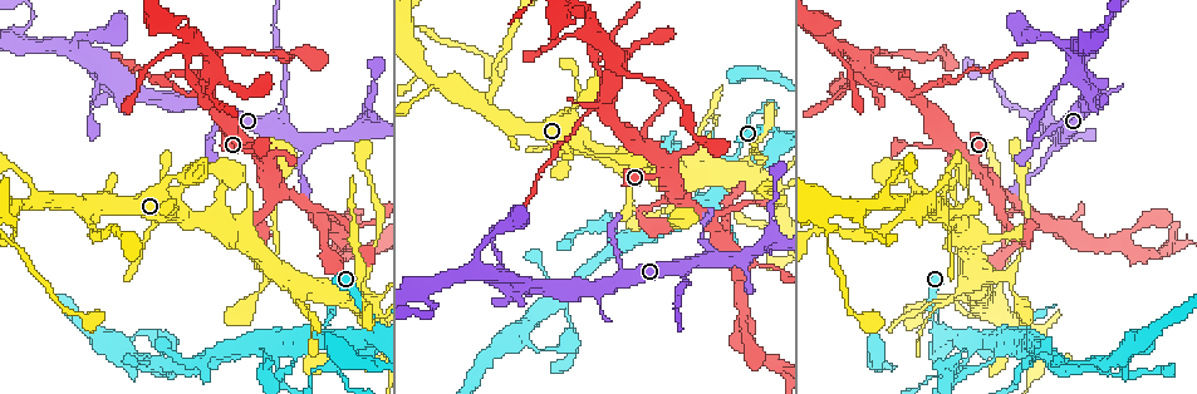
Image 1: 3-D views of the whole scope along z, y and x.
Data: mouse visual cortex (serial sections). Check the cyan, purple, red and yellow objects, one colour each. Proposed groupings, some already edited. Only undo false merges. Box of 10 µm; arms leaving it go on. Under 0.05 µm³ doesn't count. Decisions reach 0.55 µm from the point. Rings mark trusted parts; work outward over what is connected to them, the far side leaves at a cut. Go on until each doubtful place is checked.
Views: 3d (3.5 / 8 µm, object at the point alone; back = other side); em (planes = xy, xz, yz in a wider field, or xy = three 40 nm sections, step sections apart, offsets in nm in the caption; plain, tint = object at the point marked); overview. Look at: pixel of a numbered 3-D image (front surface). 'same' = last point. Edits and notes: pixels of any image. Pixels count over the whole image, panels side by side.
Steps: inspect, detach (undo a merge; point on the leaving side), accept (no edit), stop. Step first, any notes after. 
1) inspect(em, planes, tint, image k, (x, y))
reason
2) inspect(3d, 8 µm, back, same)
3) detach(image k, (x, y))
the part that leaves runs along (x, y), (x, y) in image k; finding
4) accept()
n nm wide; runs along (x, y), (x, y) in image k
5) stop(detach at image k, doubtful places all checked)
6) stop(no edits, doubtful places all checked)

inspect(3d, 3.5 µm, image 1, (606, 109))
small branch off a trunk

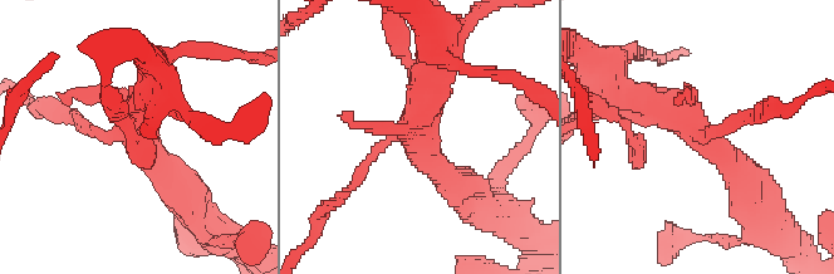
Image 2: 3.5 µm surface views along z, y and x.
inspect(em, xy, step 5, tint, image 2, (699, 135))
need the tissue

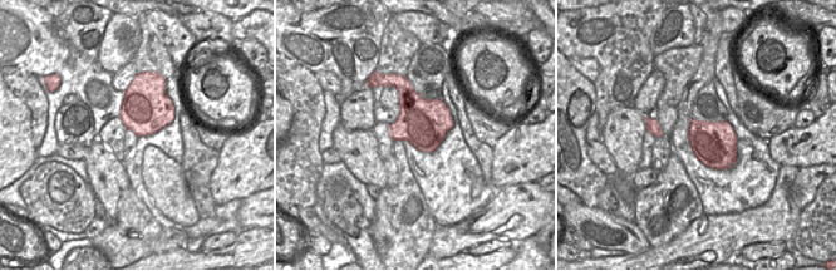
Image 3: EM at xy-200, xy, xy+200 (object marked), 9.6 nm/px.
accept()
all the same cell

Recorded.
inspect(3d, 3.5 µm, image 1, (225, 177))
calibre changes

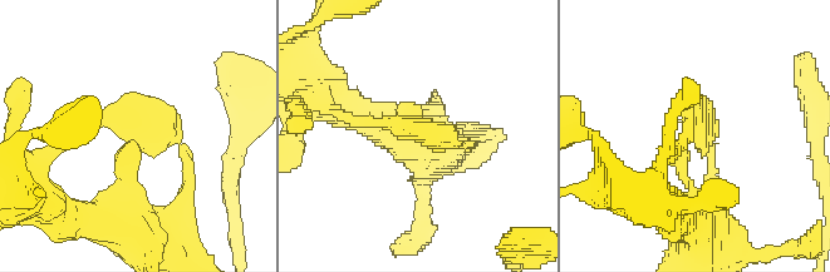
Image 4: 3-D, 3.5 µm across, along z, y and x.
inspect(em, xy, step 3, tint, image 4, (138, 133))

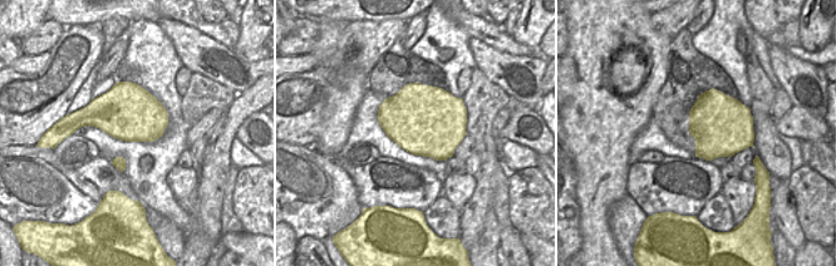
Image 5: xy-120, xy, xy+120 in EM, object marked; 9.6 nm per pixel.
accept()
runs along (108, 219), (132, 139), (173, 108) in image 4; continuous, no second cell

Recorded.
inspect(3d, 3.5 µm, image 1, (588, 231))
abrupt turn

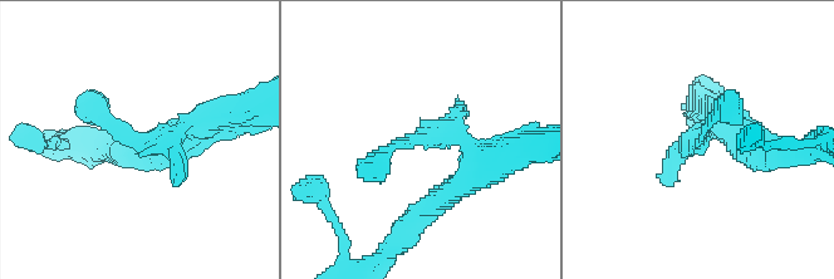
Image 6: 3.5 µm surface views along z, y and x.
inspect(em, xy, step 2, tint, image 6, (426, 138))

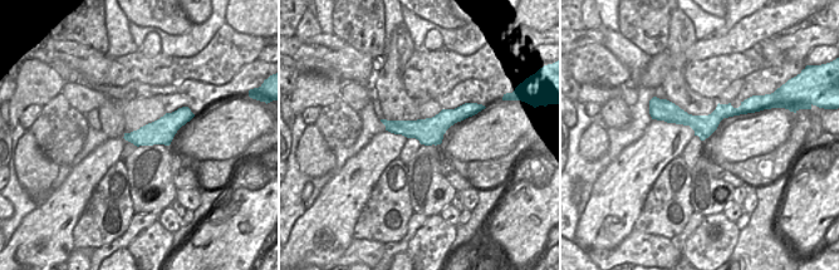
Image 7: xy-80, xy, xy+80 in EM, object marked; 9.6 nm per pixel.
accept()
260 nm wide; runs along (654, 106), (691, 121), (749, 109) in image 7; continuous, no second cell

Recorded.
inspect(3d, 3.5 µm, back, image 1, (367, 269))
sudden change in width

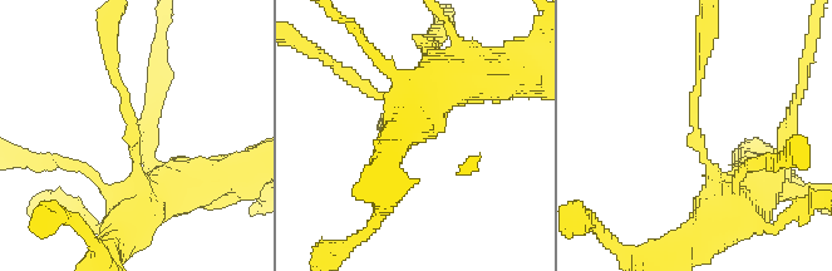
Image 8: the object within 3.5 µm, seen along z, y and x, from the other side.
inspect(em, xy, step 2, tint, image 8, (133, 140))
arms of 100, 450 nm; now the EM

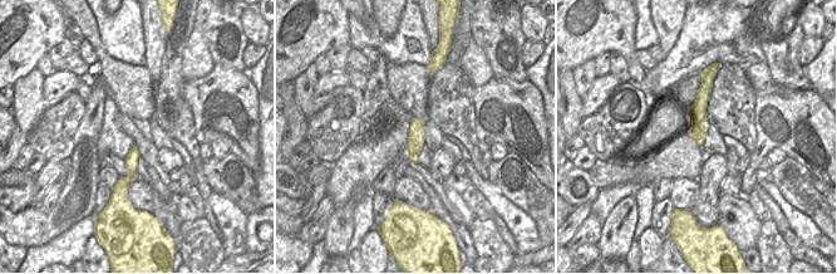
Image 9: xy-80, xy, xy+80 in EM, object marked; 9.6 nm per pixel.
inspect(em, xy, step 3, tint, same)

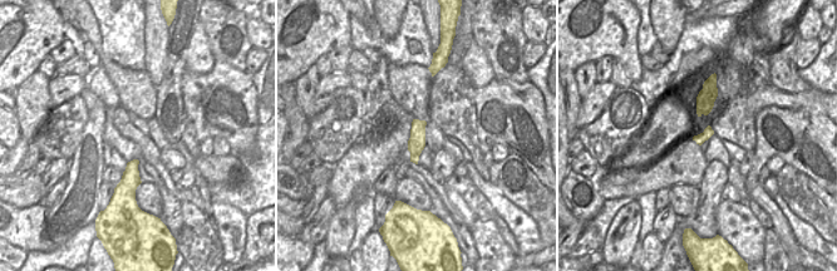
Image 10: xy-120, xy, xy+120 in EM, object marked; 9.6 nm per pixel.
accept()
170 nm wide; runs along (156, 197), (141, 193), (111, 63) in image 8; all the same cell

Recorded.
inspect(3d, 3.5 µm, image 1, (283, 90))
calibre changes

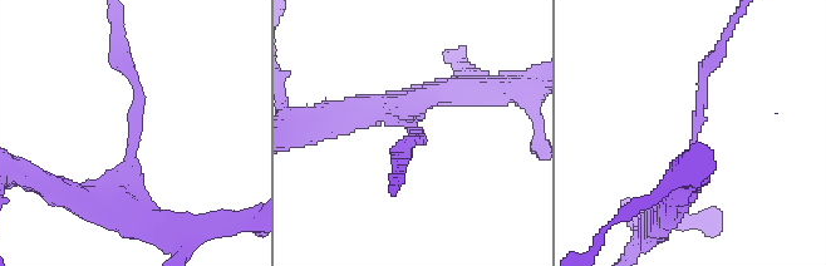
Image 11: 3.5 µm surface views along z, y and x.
inspect(em, xy, step 2, tint, image 11, (694, 132))
arms of 150, 200 nm; shape alone is not enough

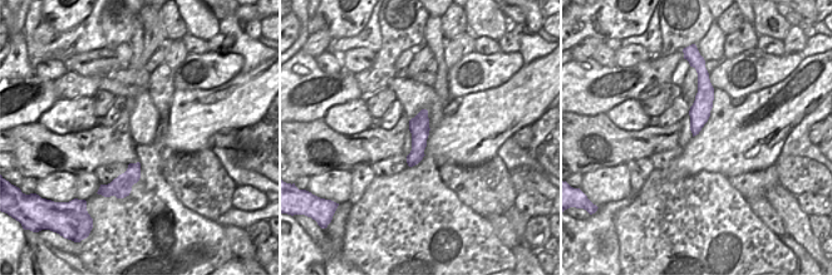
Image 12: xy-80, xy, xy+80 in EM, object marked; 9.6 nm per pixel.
accept()
runs along (424, 113), (418, 151), (410, 162) in image 12; continuous, no second cell

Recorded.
stop(no edits, doubtful places all checked)

